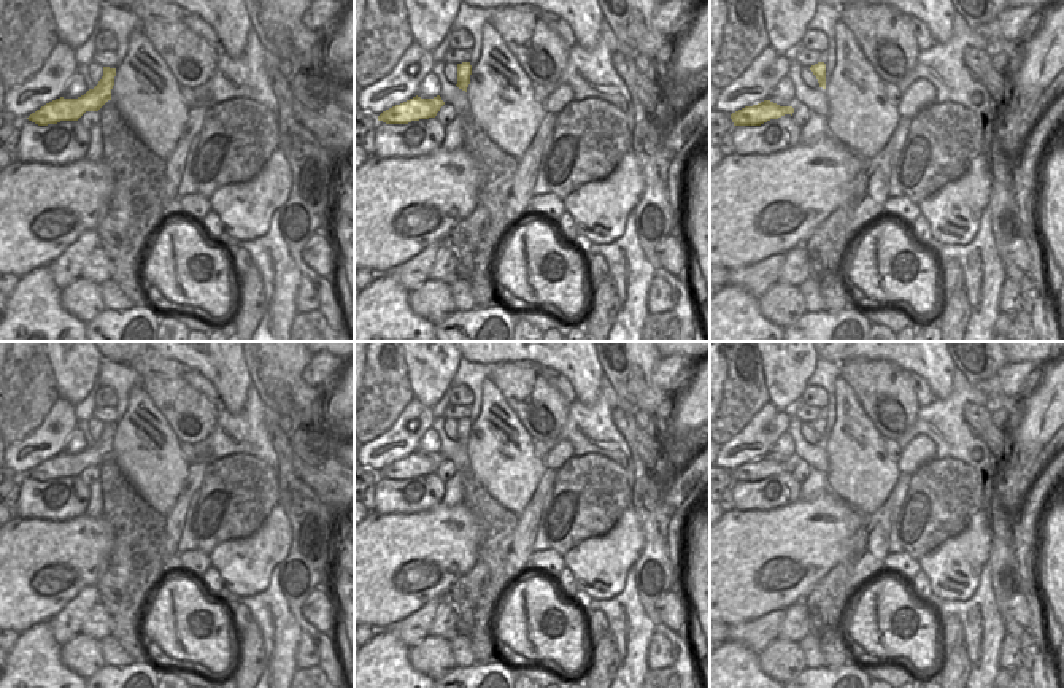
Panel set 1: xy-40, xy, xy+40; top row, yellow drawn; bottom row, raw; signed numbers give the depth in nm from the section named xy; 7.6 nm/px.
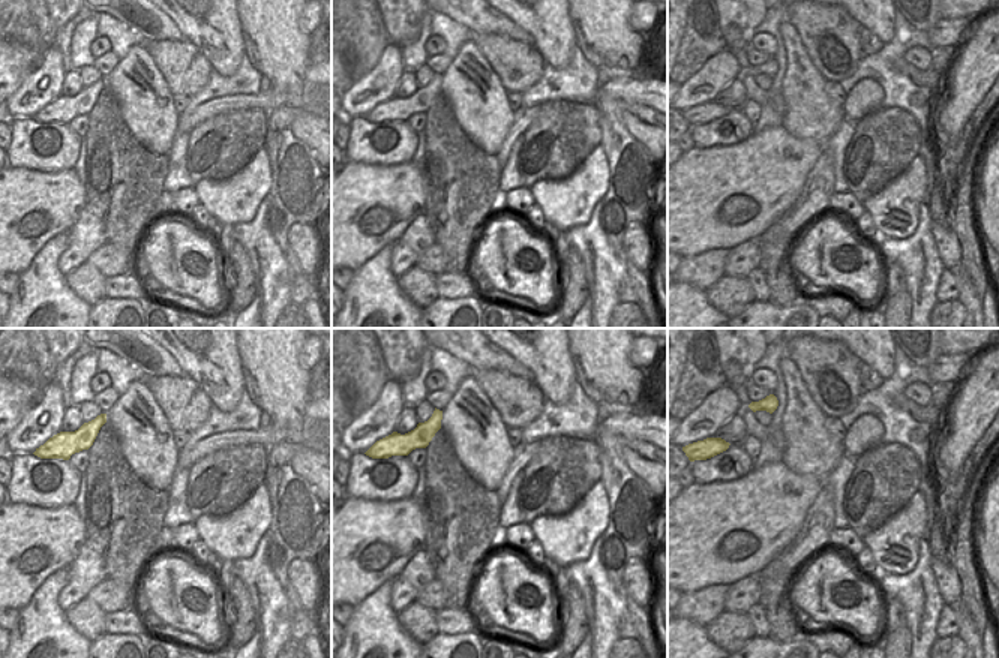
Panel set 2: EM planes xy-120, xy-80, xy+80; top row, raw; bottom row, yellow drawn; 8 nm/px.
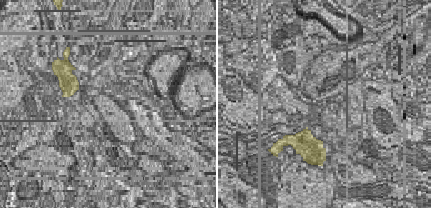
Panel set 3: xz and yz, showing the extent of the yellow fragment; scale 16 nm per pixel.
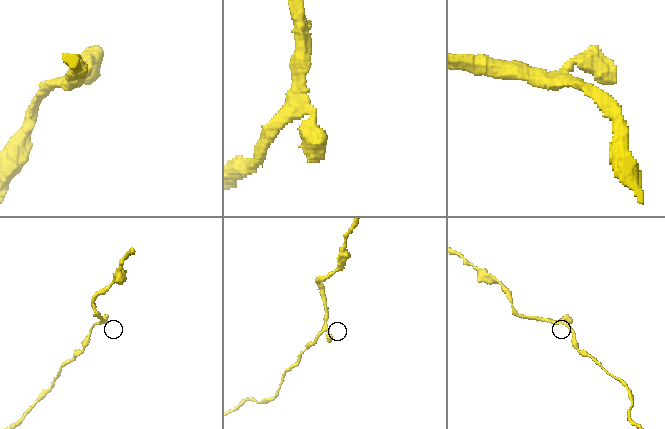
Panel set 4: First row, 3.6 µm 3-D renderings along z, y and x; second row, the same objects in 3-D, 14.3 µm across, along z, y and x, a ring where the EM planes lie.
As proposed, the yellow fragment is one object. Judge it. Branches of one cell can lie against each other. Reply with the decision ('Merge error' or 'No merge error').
No merge error.

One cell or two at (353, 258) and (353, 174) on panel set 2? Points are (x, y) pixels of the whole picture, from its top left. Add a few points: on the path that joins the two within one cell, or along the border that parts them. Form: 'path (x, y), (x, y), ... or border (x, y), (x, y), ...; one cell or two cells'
path (348, 237), (348, 215), (353, 210), (353, 195); one cell

